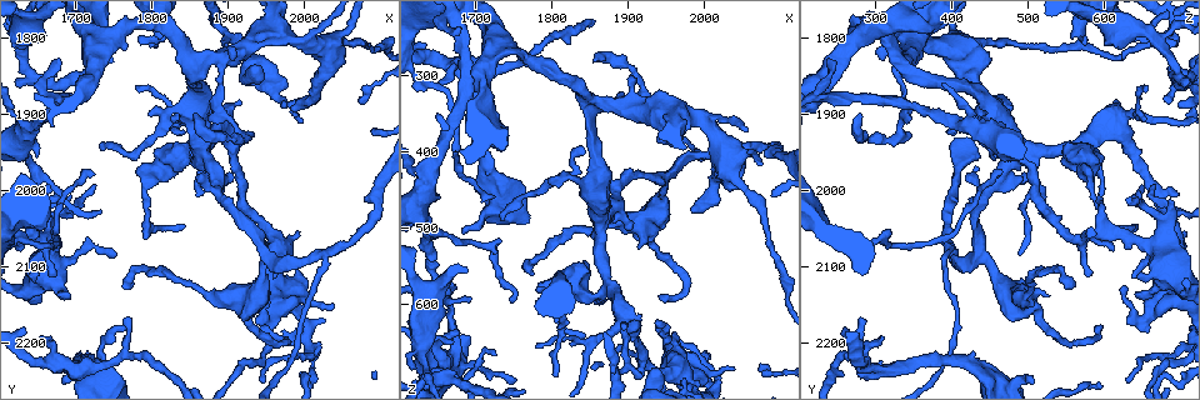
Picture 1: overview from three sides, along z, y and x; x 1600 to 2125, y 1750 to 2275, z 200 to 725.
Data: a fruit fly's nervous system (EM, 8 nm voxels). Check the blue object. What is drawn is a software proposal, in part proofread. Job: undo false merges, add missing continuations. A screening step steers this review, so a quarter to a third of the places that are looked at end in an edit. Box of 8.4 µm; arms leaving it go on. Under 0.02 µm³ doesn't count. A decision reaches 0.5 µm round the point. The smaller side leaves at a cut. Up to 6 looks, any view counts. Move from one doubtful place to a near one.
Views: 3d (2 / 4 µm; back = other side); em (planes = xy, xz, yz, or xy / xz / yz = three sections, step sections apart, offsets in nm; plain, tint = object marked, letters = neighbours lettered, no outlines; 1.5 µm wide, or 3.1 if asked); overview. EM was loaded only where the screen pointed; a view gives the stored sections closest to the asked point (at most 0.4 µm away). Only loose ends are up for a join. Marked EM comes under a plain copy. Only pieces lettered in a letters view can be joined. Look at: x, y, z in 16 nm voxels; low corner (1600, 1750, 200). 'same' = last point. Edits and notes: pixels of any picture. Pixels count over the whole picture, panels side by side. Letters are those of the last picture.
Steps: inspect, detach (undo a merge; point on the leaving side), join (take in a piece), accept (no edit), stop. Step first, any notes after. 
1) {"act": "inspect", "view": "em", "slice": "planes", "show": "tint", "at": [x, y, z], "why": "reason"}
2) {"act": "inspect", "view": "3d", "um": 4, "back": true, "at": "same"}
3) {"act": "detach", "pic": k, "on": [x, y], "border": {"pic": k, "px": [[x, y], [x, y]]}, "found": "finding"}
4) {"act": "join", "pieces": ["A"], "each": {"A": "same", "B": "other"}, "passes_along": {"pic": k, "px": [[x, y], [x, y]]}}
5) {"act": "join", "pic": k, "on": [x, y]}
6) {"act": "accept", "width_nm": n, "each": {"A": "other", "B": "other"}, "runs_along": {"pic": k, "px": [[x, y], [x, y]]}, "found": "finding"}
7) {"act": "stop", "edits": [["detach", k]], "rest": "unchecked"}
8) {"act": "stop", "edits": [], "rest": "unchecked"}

{"act": "inspect", "view": "3d", "um": 4, "at": [1665, 2030, 690], "why": "abrupt turn"}

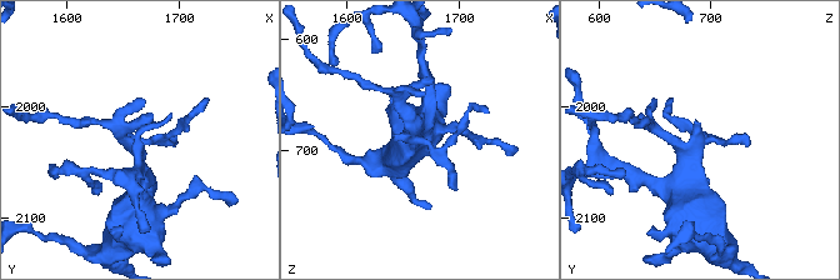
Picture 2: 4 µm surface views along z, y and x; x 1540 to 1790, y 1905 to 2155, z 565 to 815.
{"act": "inspect", "view": "em", "slice": "planes", "show": "letters", "at": [1670, 2030, 690]}

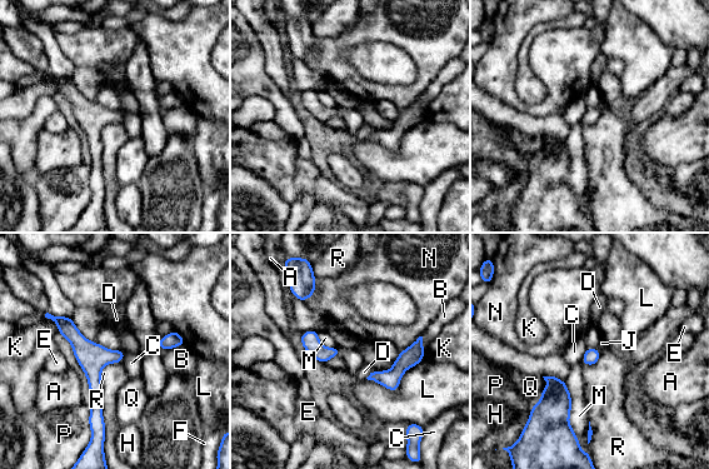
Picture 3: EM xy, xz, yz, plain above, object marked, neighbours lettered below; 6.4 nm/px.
{"act": "accept", "width_nm": 60, "each": {"A": "other", "B": "other", "C": "other", "D": "other", "E": "other", "F": "other", "H": "other", "J": "other", "K": "other", "L": "other", "M": "other", "N": "other", "P": "other", "Q": "other", "R": "other"}, "found": "continuous, no second neuron"}

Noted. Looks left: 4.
{"act": "inspect", "view": "em", "slice": "planes", "show": "letters", "at": [1790, 2000, 585], "why": "sudden change in width"}

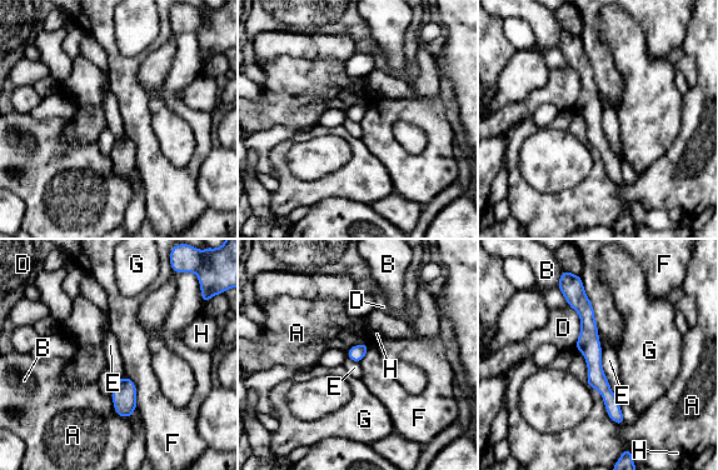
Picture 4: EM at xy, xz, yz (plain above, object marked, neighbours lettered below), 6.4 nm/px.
{"act": "accept", "each": {"A": "other", "B": "other", "D": "other", "E": "other", "F": "other", "G": "other", "H": "other"}, "runs_along": {"pic": 4, "px": [[579, 286], [596, 376], [621, 421]]}, "found": "continuous, no second neuron"}

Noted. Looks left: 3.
{"act": "inspect", "view": "em", "slice": "planes", "show": "letters", "at": [2040, 2150, 685], "why": "an open end"}

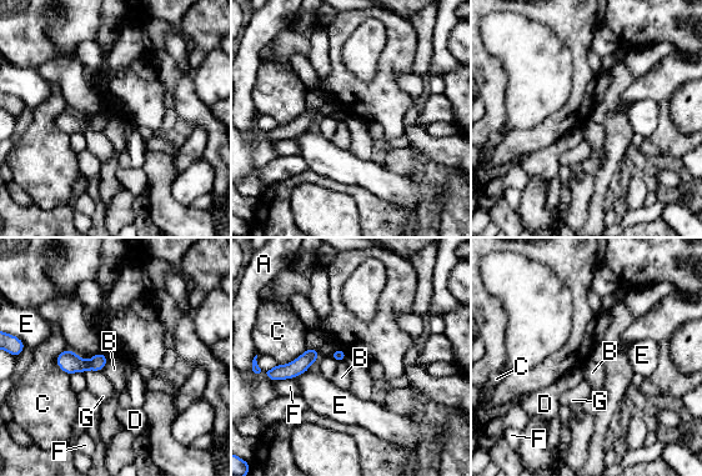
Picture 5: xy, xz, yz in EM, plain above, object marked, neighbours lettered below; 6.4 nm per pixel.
{"act": "accept", "longest_contact_nm": ["C", 180], "each": {"A": "other", "B": "other", "C": "other", "D": "other", "E": "other", "F": "other", "G": "other"}, "found": "no lettered piece goes on from it"}

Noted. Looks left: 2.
{"act": "stop", "edits": [], "rest": "unchecked"}

